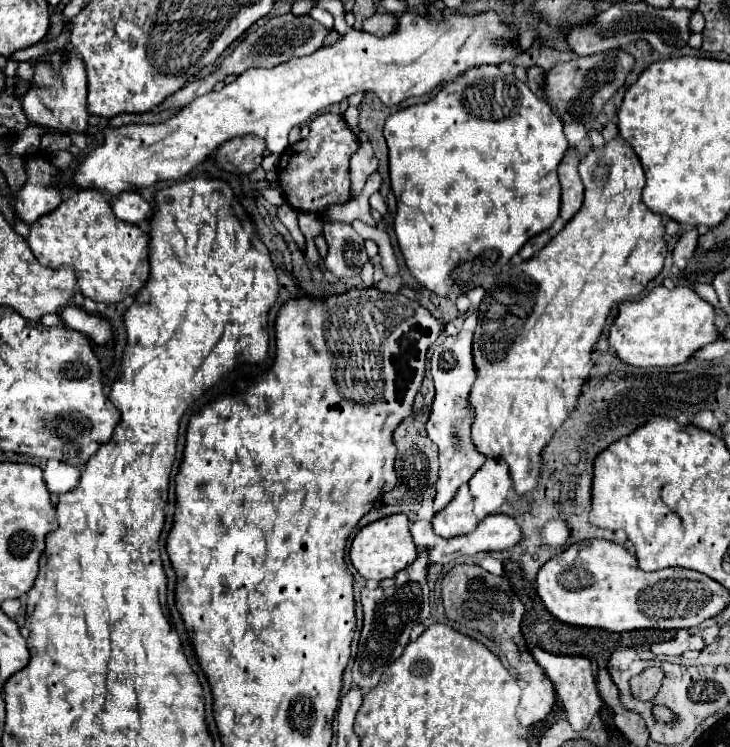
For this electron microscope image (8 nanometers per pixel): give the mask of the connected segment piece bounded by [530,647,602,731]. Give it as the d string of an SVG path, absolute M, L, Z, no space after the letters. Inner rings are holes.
M530 647L530 653L532 653L534 661L542 667L542 671L548 675L548 679L552 679L556 695L562 701L562 707L566 711L566 717L568 717L572 729L574 731L586 729L590 725L592 717L602 707L602 701L600 701L598 691L596 691L590 659L582 656L555 655L544 651L544 649L540 649L540 647Z

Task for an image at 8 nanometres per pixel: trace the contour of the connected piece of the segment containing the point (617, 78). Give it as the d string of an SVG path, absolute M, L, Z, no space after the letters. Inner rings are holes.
M622 49L604 51L590 57L578 57L572 61L558 63L546 73L546 93L548 93L550 105L554 107L558 117L562 117L564 123L588 125L600 115L608 99L624 85L624 79L632 71L634 63L636 59Z

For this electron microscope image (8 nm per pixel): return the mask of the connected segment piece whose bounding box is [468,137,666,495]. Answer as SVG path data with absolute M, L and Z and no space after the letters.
M622 137L582 157L578 171L584 183L584 205L540 253L496 275L480 305L474 331L472 357L476 381L468 395L468 409L472 409L472 443L484 457L508 465L518 495L538 487L544 469L544 445L548 445L556 429L576 407L582 385L594 367L594 345L610 323L612 311L624 301L638 299L650 279L662 271L666 257L662 217L642 203L644 171L638 155Z

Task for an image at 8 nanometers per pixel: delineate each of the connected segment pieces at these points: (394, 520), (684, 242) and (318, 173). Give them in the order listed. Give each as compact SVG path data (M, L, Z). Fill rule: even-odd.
M396 513L390 517L378 519L356 533L352 547L350 547L350 561L364 579L382 581L386 577L394 577L394 573L402 571L404 567L408 567L416 559L418 551L416 551L416 545L412 541L408 523L410 521L404 513Z
M696 229L684 231L680 241L674 247L674 265L678 269L684 269L684 265L692 259L692 253L694 253L696 245L698 245L698 231Z
M326 113L316 117L310 123L310 135L290 145L280 155L278 185L286 203L296 211L314 213L318 217L324 217L320 213L324 213L330 205L348 203L352 199L348 161L350 155L358 149L358 145L358 137L350 131L350 127L340 115Z

